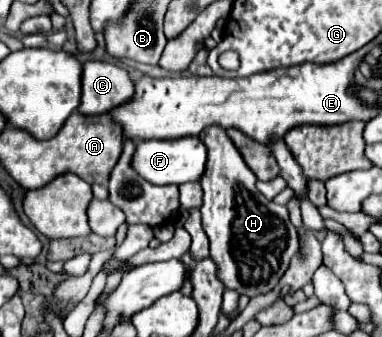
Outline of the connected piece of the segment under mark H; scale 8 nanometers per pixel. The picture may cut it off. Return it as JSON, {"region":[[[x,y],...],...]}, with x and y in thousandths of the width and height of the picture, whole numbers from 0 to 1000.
{"region":[[[537,380],[521,398],[521,415],[531,415],[531,427],[542,433],[542,493],[521,534],[531,558],[531,682],[542,688],[552,718],[552,760],[573,783],[573,825],[584,831],[589,855],[610,855],[626,872],[647,872],[652,884],[673,878],[678,866],[704,866],[746,813],[762,760],[783,742],[783,694],[757,659],[757,623],[725,617],[704,593],[688,593],[688,576],[678,576],[678,564],[668,558],[673,522],[647,499],[641,475],[626,463],[626,445],[615,439],[615,427],[605,427],[584,380]]]}

